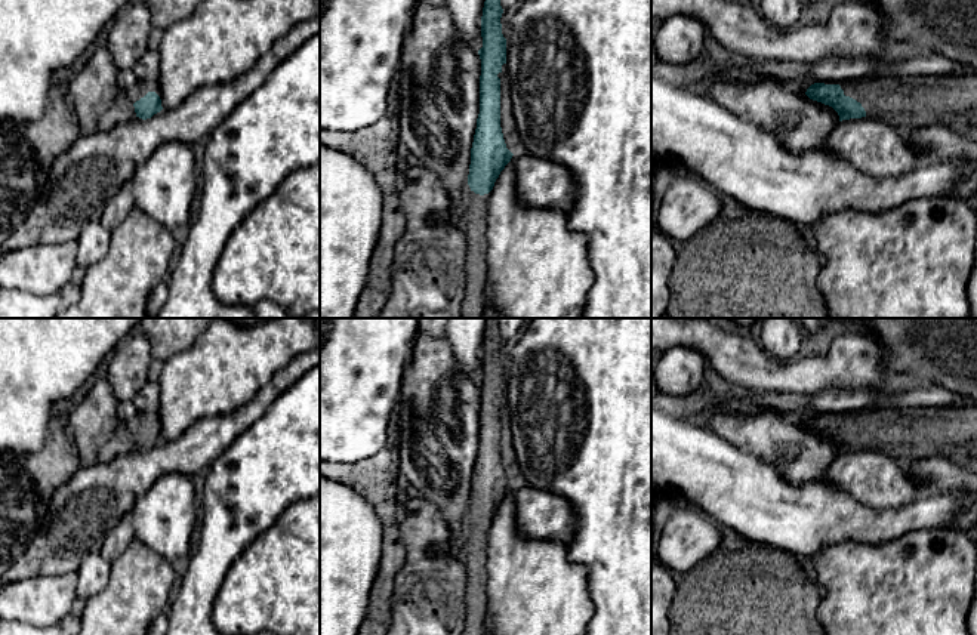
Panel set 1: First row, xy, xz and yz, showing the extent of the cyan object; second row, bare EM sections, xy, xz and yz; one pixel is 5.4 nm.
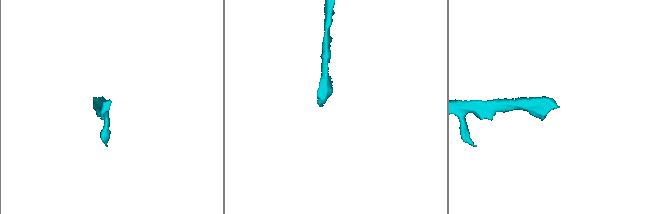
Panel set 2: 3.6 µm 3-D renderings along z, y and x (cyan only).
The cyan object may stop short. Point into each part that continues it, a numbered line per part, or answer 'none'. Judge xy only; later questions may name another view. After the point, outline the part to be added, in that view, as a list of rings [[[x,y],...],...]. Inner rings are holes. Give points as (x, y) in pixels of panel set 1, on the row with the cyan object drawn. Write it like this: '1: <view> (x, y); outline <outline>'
1: xy (142, 88); outline [[[139,80],[135,87],[126,90],[133,104],[144,98],[148,92],[155,92],[158,96],[161,96],[160,83]]]

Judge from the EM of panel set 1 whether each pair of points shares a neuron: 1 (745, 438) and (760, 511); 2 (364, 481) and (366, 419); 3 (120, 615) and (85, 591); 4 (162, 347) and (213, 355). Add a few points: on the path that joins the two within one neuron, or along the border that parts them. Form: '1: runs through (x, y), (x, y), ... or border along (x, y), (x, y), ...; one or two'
1: border along (717, 435), (770, 462), (777, 471); two
2: border along (388, 434), (373, 455), (335, 462); two
3: border along (110, 566), (110, 580), (86, 600); two
4: border along (202, 333), (188, 348), (170, 355), (163, 363); two

